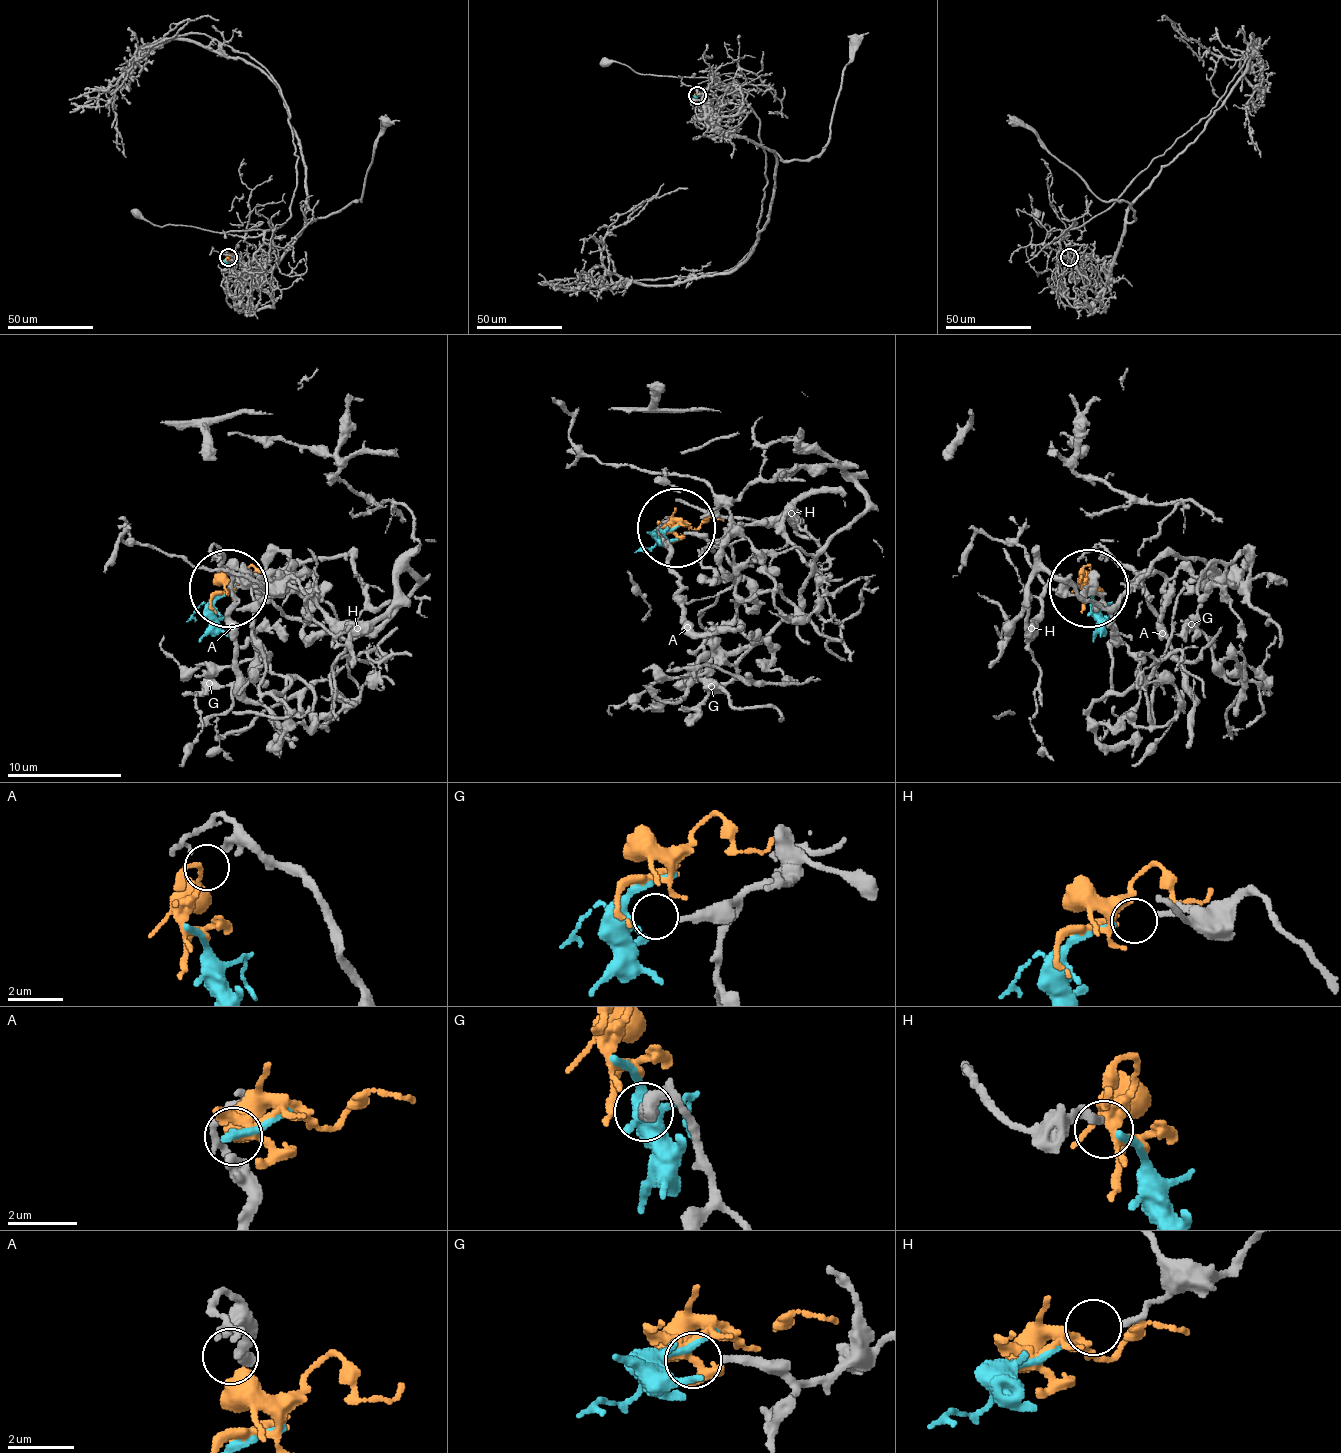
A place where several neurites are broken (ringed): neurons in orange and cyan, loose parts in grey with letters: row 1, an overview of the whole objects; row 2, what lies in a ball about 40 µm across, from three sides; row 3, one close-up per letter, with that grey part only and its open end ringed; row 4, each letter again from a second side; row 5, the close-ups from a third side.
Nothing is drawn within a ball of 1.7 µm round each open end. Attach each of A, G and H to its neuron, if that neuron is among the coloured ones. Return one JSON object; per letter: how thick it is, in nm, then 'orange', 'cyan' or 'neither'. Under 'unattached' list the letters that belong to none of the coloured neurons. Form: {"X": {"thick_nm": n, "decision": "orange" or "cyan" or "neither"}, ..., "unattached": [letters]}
{"A": {"thick_nm": 280, "decision": "orange"}, "G": {"thick_nm": 280, "decision": "neither"}, "H": {"thick_nm": 200, "decision": "cyan"}, "unattached": ["G"]}

